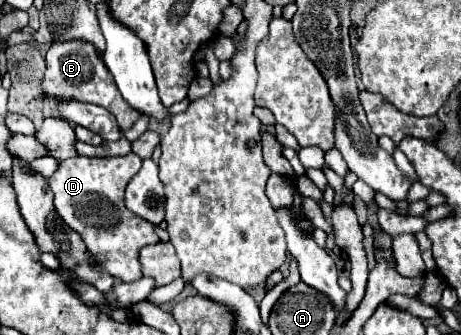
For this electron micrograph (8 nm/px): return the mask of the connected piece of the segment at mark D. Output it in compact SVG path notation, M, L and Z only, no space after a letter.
M135 153L125 157L73 157L59 163L59 169L49 177L53 205L57 215L81 235L89 253L97 263L121 281L141 279L139 249L159 241L155 225L133 215L123 203L123 191L131 177L141 169L141 159Z

